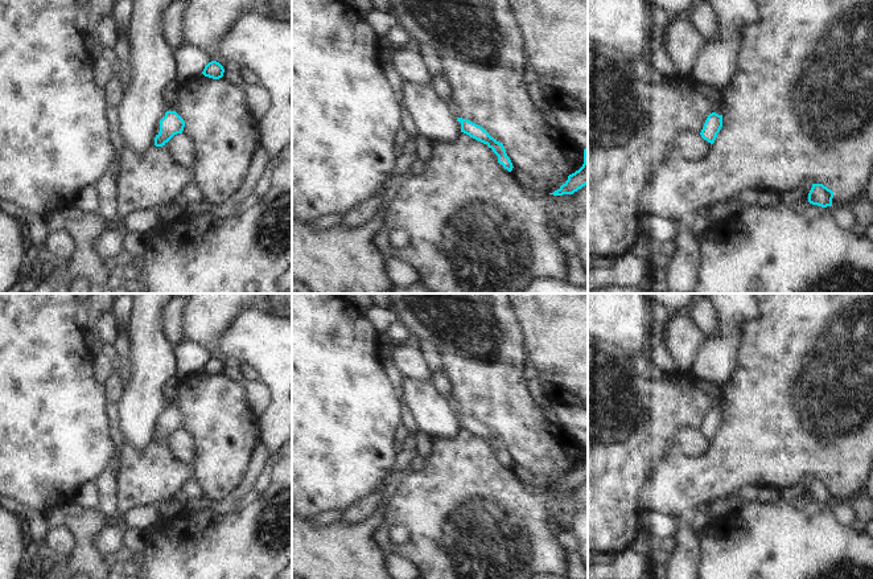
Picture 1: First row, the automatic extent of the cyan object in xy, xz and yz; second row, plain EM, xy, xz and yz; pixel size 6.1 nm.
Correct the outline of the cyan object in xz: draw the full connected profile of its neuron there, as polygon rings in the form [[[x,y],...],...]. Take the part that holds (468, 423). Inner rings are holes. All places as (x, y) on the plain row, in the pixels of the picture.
[[[457,414],[457,418],[461,419],[461,428],[469,431],[470,434],[486,440],[493,448],[498,452],[498,459],[503,461],[508,468],[512,467],[512,459],[506,449],[506,445],[502,439],[497,438],[489,431],[486,426],[481,422],[462,414]]]

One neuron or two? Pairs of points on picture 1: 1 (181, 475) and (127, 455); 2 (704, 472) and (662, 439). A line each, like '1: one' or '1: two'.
1: one
2: two

